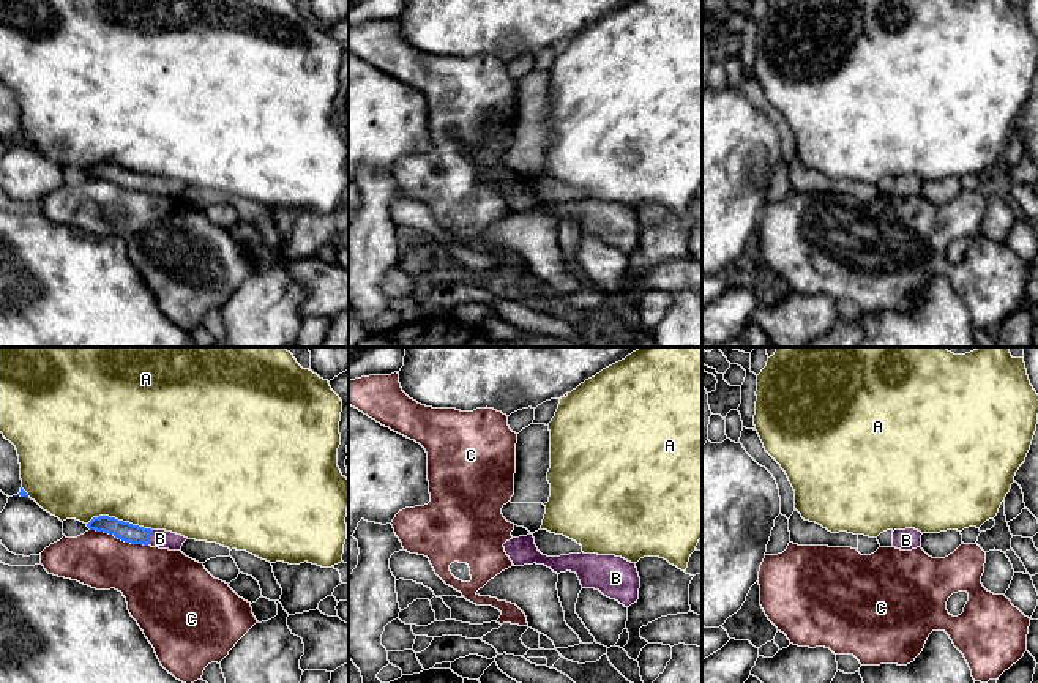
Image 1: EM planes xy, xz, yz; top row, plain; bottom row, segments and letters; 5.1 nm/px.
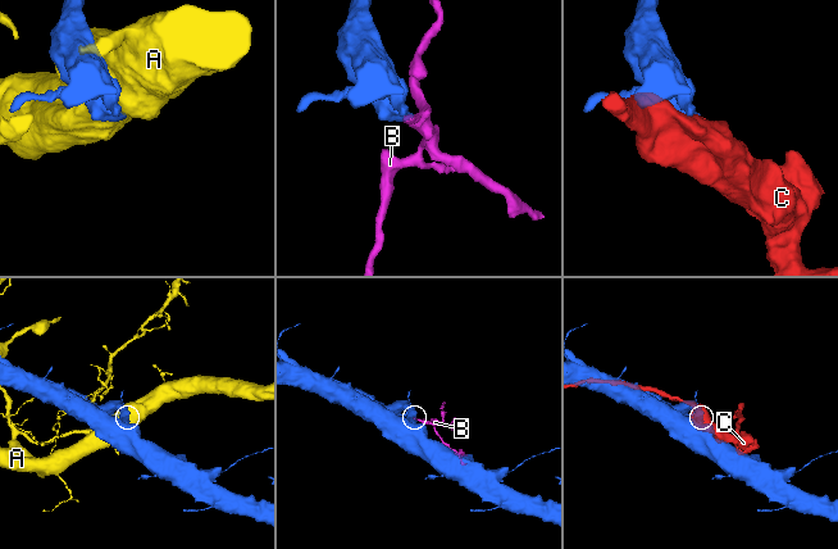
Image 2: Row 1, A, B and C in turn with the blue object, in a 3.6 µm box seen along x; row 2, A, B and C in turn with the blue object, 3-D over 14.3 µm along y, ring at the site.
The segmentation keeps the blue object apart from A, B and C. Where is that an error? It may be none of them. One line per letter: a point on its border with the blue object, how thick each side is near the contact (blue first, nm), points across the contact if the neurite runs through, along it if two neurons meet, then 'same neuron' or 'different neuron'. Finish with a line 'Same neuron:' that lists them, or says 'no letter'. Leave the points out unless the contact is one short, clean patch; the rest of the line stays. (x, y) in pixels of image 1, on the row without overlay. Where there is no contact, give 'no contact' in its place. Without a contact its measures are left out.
A: contact xy (120, 167); calibres 100 and 480 nm; different neuron
B: contact xy (149, 185); calibres 100 and 100 nm; way xy (126, 179), (149, 185), (160, 185); same neuron
C: contact xy (119, 185); calibres 100 and 300 nm; different neuron
Same neuron: B

